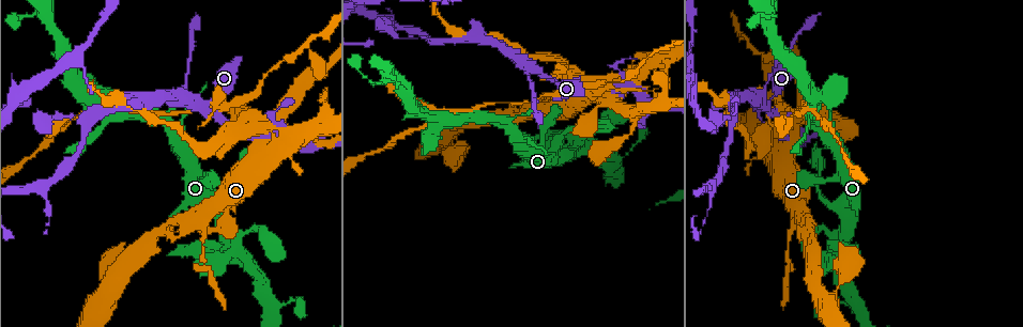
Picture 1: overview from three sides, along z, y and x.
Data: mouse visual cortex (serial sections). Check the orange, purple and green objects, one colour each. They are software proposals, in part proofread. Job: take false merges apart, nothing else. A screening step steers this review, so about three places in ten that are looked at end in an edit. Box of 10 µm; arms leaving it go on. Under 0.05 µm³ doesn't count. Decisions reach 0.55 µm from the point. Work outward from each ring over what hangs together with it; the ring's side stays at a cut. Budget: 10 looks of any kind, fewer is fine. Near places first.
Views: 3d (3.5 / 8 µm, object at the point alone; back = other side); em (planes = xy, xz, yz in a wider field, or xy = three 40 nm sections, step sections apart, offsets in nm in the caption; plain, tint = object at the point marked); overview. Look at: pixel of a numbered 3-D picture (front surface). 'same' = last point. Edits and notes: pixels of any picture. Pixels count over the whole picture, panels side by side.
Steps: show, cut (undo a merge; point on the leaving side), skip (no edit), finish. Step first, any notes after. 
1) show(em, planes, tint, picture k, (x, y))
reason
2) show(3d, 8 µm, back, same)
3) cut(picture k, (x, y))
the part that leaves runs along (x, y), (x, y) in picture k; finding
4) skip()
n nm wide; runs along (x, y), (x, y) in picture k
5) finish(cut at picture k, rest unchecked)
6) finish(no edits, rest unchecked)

show(3d, 3.5 µm, picture 1, (211, 113))
sharp bend

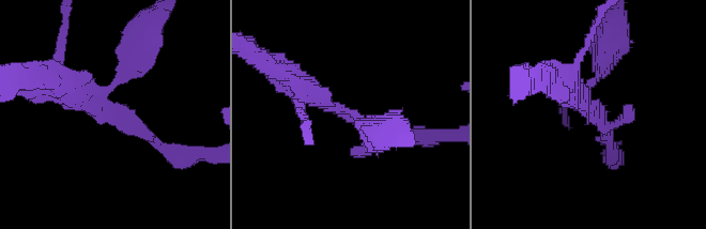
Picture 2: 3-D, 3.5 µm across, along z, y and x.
show(em, xy, step 5, tint, picture 2, (109, 107))
need the tissue

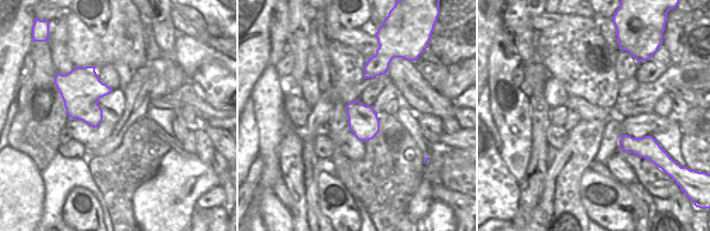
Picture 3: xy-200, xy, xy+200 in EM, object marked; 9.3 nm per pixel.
skip()
280 nm wide; runs along (134, 59), (101, 98), (166, 148) in picture 2; all the same cell

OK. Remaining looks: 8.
show(3d, 3.5 µm, picture 1, (47, 11))
a narrow waist

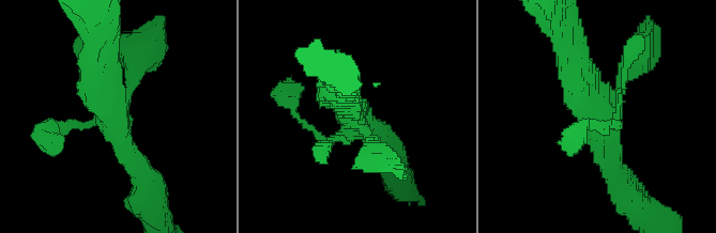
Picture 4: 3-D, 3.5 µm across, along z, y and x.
show(em, planes, tint, picture 4, (113, 120))

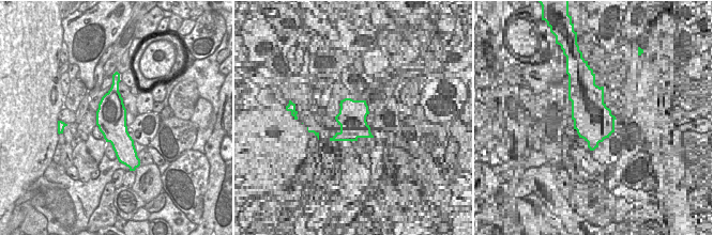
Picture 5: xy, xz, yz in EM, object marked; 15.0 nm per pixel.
skip()
runs along (146, 175), (112, 120), (54, 126) in picture 4; all the same cell

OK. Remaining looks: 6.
show(3d, 3.5 µm, picture 1, (433, 40))
small branch off a trunk

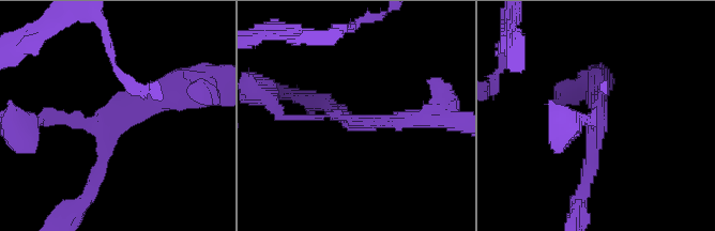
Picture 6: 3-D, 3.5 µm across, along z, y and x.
skip()
runs along (171, 90), (106, 136), (89, 193) in picture 6; continuous, no second cell

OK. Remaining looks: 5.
show(3d, 3.5 µm, picture 1, (776, 149))
two arms at a narrow angle

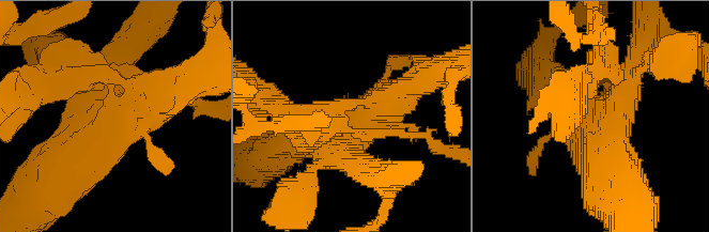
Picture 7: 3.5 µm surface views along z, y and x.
show(em, xy, step 5, tint, picture 7, (357, 119))

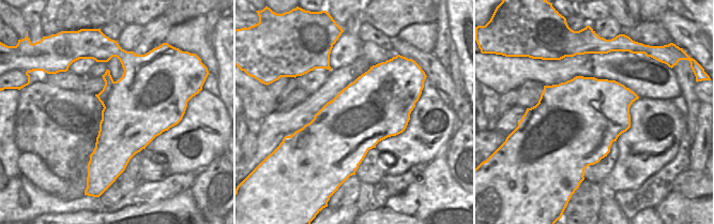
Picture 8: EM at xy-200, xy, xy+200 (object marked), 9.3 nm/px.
cut(picture 7, (72, 86))
the part that leaves runs along (119, 77), (43, 80), (22, 96) in picture 7; a second cell is stuck on

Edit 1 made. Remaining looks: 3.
finish(cut at picture 7, rest unchecked)

